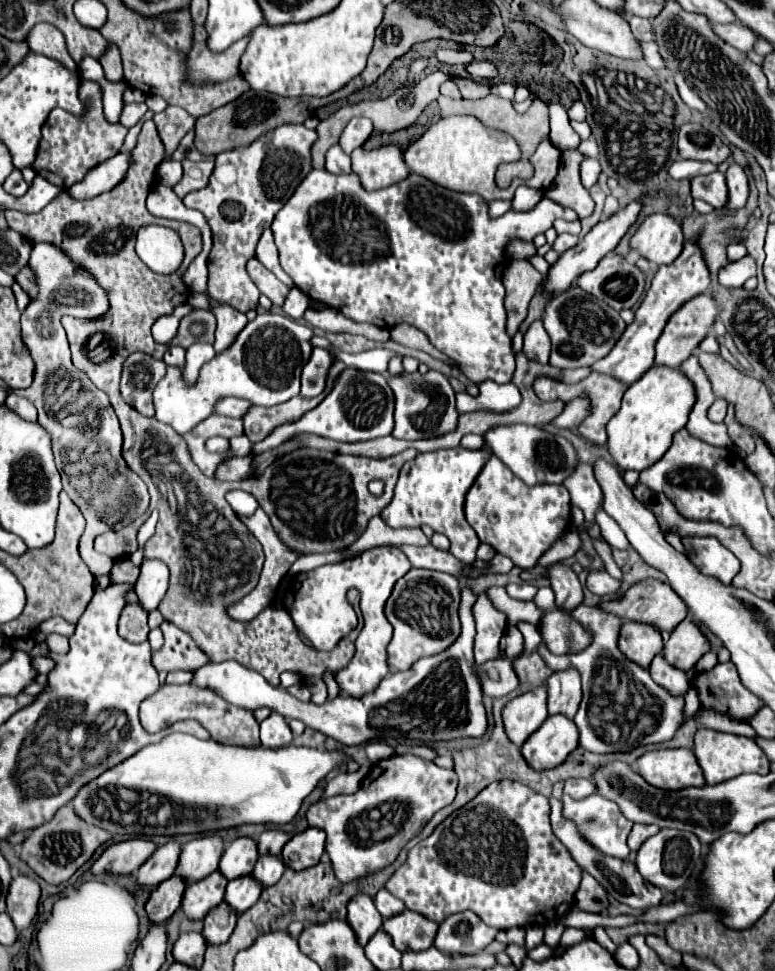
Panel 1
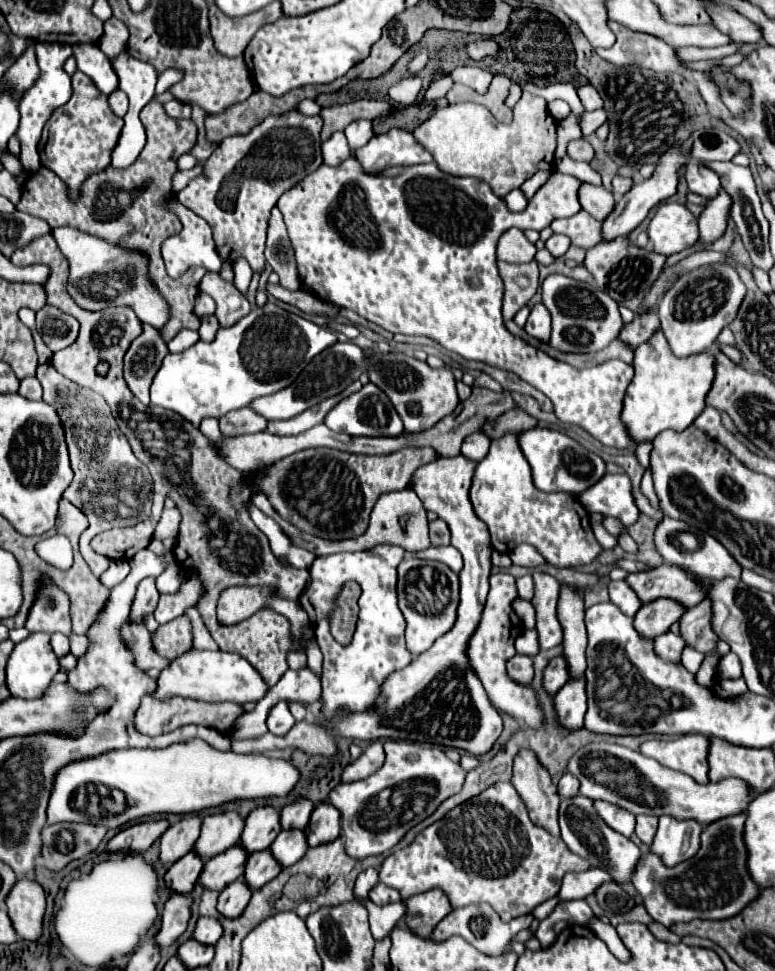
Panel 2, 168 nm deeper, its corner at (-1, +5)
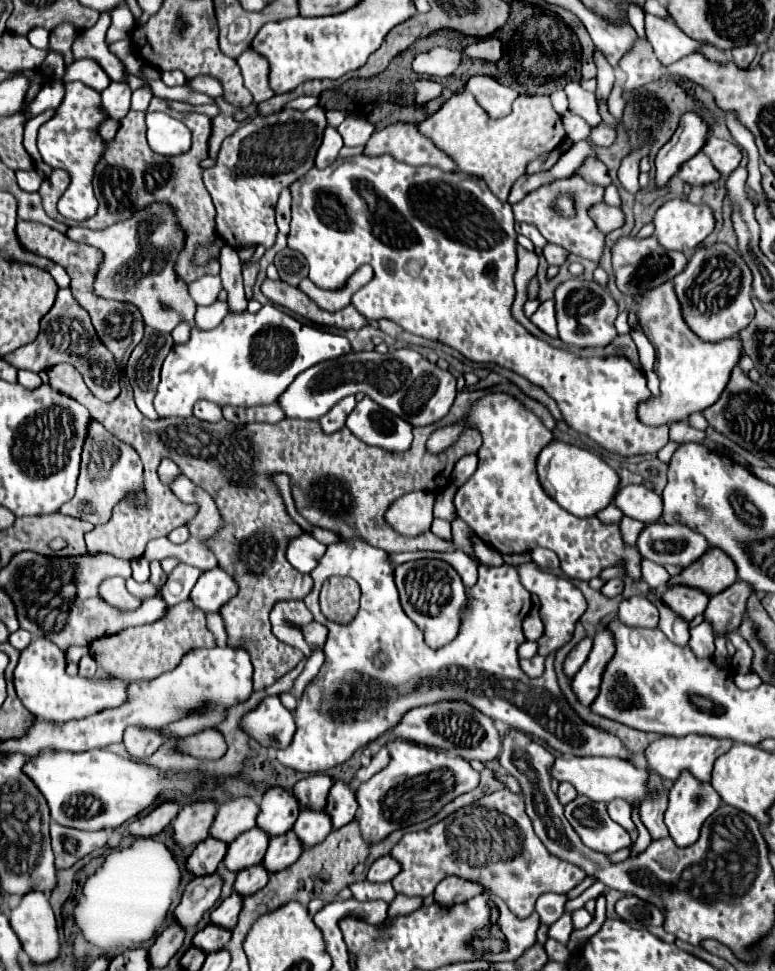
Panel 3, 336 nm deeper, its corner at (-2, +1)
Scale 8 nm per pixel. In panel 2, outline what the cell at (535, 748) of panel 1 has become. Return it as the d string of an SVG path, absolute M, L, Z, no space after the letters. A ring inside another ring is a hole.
M580 676L576 682L566 682L562 690L554 696L556 712L560 722L570 728L582 728L584 726L584 714L586 714L586 690L584 690L584 676Z

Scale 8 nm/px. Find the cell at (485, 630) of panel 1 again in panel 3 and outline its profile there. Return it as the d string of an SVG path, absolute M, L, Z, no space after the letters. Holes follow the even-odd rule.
M353 538L353 540L341 540L339 544L327 546L325 556L319 560L317 568L311 572L313 590L305 596L305 604L313 612L313 618L319 624L327 626L329 630L327 644L325 644L325 664L319 670L317 678L305 688L305 694L301 702L297 704L297 710L295 710L297 732L293 736L293 742L287 748L277 750L277 760L281 764L293 770L301 770L301 772L325 772L329 768L335 768L347 762L355 750L383 736L389 730L389 726L401 720L401 714L405 710L413 706L423 706L427 702L441 702L445 698L461 698L463 702L469 702L471 706L487 714L489 718L501 720L515 730L541 738L545 744L549 744L561 754L629 758L629 750L619 742L617 736L601 732L593 726L587 726L569 708L569 704L565 702L557 686L557 678L553 672L553 654L546 657L545 676L529 678L521 672L517 648L525 642L521 624L523 624L523 618L531 610L531 594L521 584L519 574L513 566L503 564L499 568L491 568L491 566L479 568L477 584L467 590L469 600L462 609L459 634L451 644L439 650L433 650L425 646L421 630L409 620L409 616L403 612L399 604L399 592L393 582L393 566L389 560L391 560L389 554L385 554L383 550L377 550ZM331 576L349 576L360 585L359 610L355 620L349 626L339 626L339 624L329 622L319 610L321 586Z

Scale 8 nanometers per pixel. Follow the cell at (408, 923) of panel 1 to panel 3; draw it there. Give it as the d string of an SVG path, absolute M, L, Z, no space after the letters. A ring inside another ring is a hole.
M445 878L439 882L439 886L435 888L435 904L439 904L441 908L451 908L455 904L463 904L469 898L477 896L481 890L481 886L473 884L473 882L465 882L461 878Z

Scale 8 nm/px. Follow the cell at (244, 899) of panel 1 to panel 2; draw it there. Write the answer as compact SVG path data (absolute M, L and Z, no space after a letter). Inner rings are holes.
M270 848L260 850L250 854L248 862L246 862L246 872L244 872L244 882L256 890L260 886L264 886L266 882L270 882L272 878L276 878L280 874L282 866L280 862L272 856Z

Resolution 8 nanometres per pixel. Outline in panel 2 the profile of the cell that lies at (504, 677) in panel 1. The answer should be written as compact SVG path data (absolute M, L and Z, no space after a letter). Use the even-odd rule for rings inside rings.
M516 654L510 662L508 662L508 674L512 676L512 680L520 682L520 684L530 684L534 678L534 666L532 666L532 658L530 656L520 656Z

